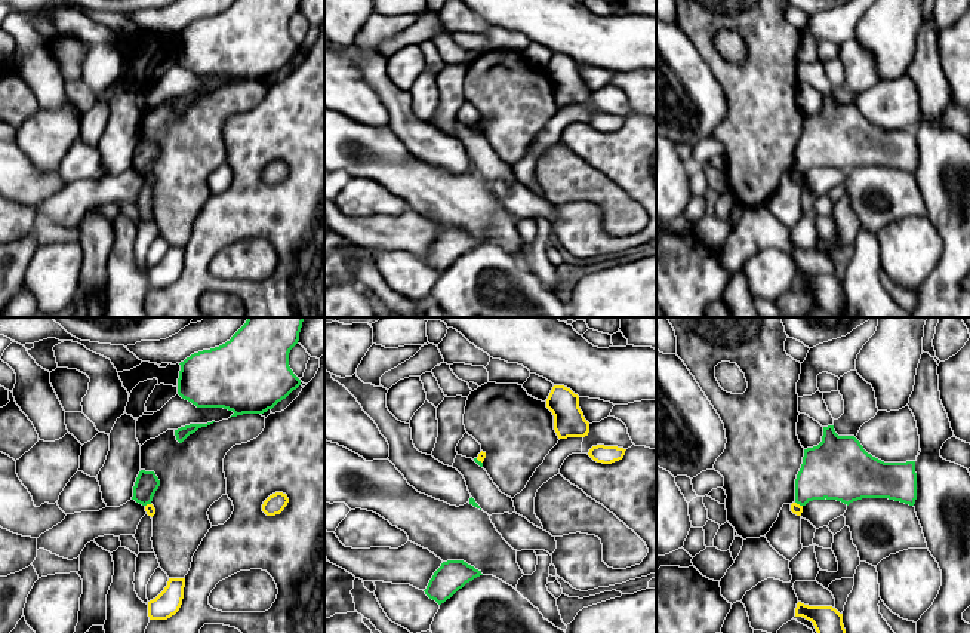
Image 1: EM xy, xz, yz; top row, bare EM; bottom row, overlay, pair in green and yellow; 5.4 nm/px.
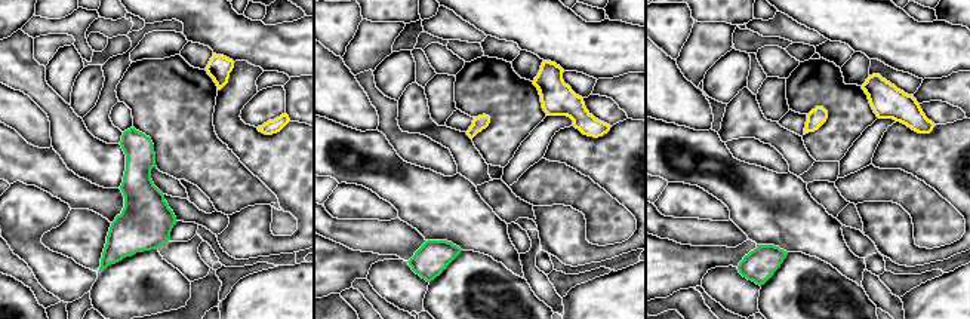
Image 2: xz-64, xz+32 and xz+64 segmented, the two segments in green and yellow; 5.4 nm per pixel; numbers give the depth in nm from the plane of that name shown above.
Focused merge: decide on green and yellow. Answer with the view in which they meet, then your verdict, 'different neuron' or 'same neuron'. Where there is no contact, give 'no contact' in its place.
contact in yz; different neuron

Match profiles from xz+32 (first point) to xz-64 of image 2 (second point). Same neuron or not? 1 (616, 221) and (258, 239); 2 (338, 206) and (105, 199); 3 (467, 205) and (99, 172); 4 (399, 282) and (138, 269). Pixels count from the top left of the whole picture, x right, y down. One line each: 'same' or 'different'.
1: different
2: different
3: different
4: different

